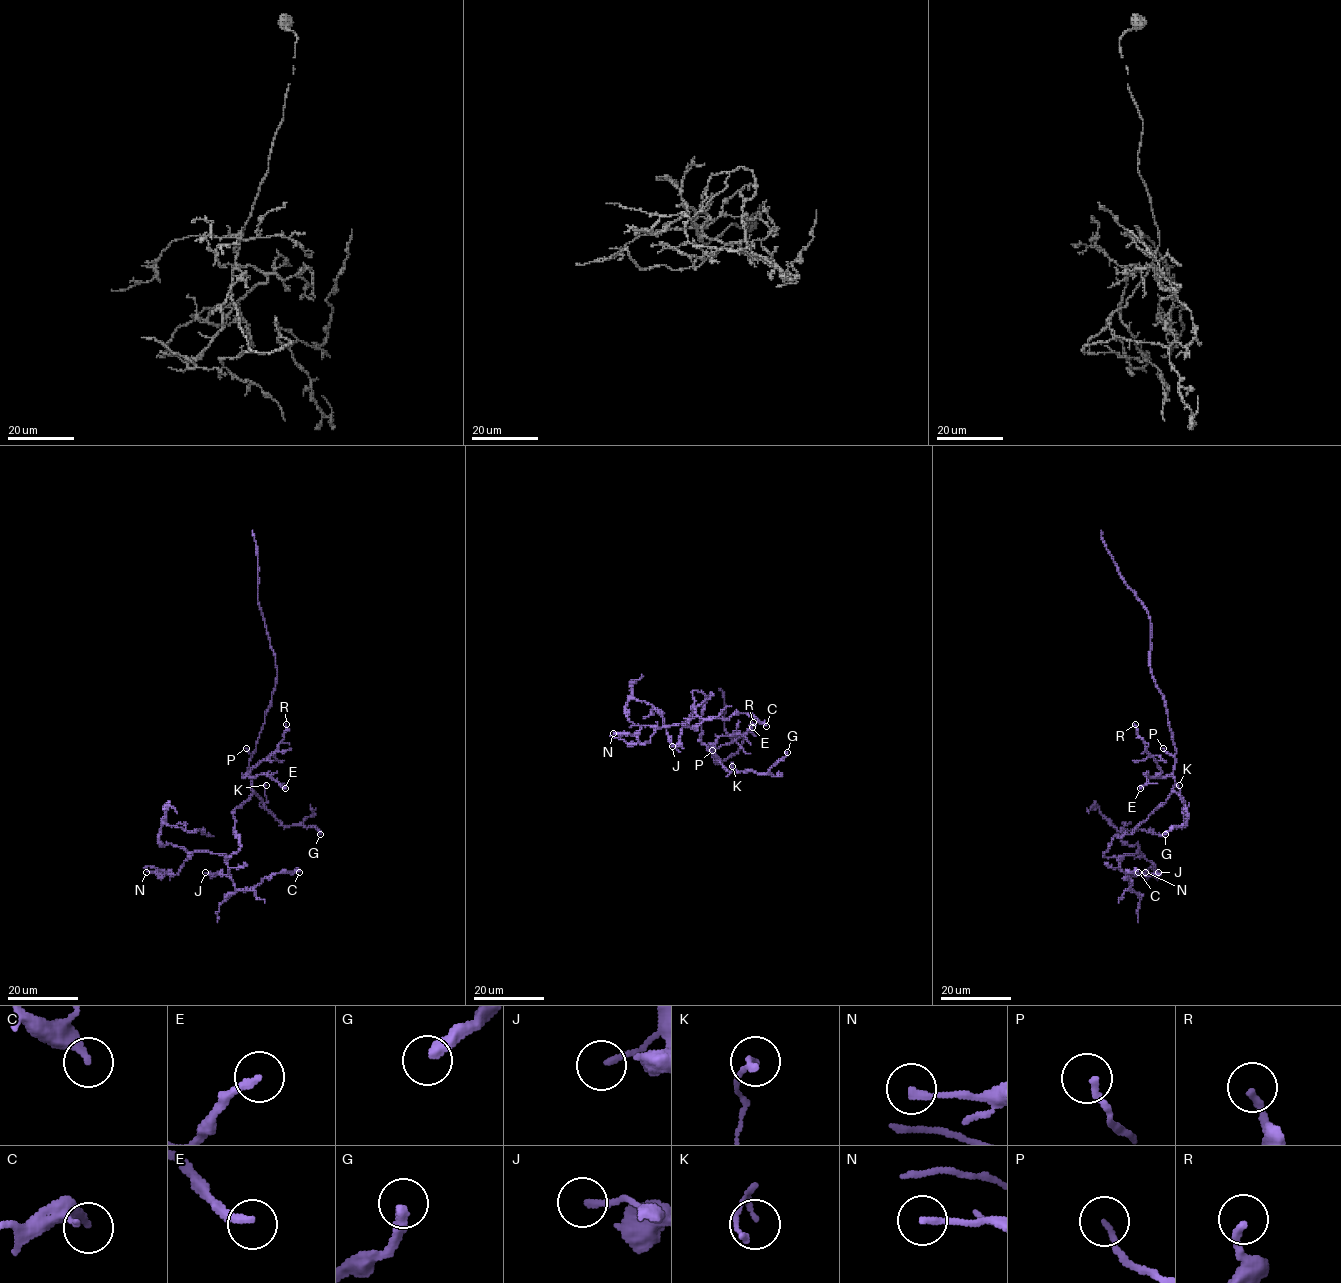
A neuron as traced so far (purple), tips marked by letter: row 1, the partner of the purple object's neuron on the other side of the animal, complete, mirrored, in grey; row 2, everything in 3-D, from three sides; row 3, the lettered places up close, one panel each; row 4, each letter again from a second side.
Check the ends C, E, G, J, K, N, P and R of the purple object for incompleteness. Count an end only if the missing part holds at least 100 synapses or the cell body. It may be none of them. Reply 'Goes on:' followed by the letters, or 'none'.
Goes on: G

